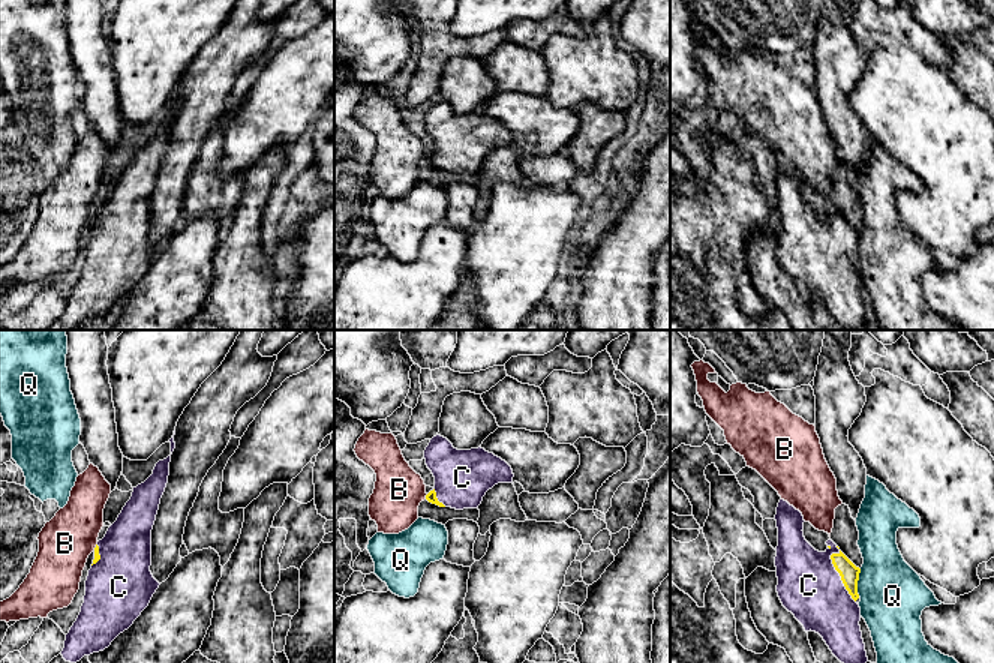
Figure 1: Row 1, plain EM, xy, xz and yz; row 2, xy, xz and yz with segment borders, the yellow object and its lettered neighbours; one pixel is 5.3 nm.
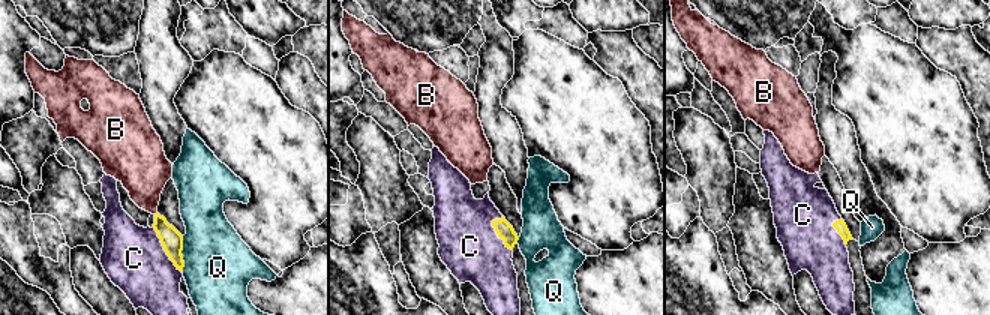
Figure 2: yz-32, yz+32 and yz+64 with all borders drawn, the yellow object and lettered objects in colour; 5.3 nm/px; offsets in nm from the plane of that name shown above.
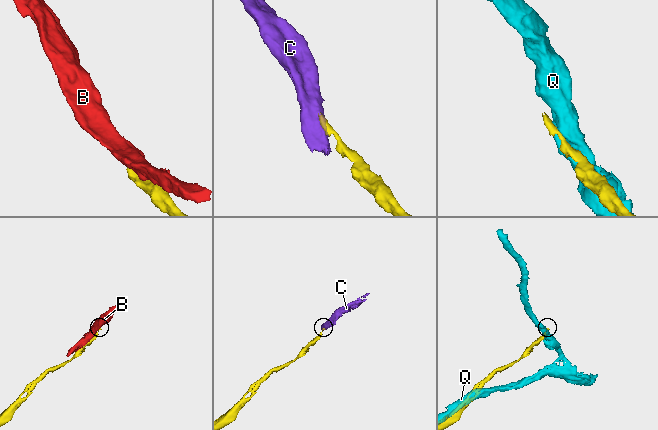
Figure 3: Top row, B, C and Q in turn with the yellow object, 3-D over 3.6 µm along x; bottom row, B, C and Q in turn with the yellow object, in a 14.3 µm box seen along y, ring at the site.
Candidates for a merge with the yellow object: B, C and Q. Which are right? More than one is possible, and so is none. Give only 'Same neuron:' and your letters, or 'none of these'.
Same neuron: C

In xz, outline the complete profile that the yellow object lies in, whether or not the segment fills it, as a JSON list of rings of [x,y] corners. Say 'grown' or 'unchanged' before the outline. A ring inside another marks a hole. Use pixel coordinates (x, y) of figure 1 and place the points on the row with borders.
grown; [[[436,435],[424,450],[435,488],[426,500],[439,507],[456,510],[478,508],[483,496],[498,483],[513,483],[511,466],[484,448],[457,450]]]

